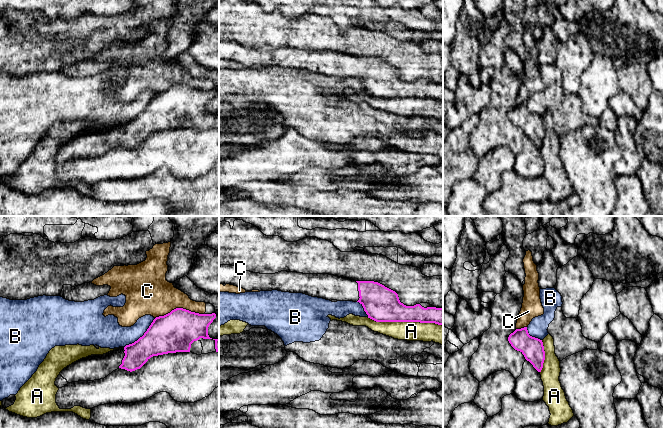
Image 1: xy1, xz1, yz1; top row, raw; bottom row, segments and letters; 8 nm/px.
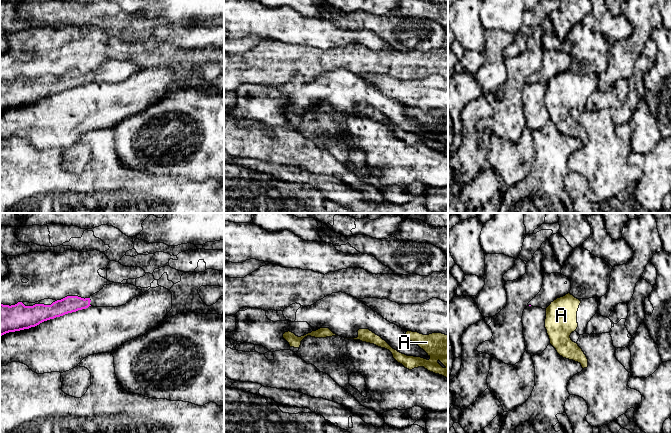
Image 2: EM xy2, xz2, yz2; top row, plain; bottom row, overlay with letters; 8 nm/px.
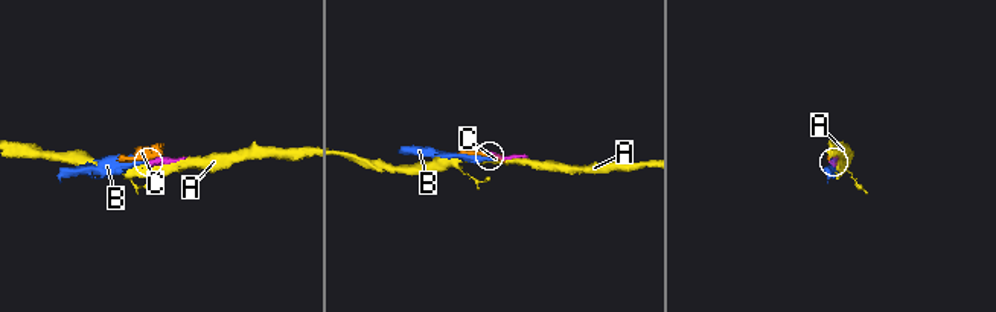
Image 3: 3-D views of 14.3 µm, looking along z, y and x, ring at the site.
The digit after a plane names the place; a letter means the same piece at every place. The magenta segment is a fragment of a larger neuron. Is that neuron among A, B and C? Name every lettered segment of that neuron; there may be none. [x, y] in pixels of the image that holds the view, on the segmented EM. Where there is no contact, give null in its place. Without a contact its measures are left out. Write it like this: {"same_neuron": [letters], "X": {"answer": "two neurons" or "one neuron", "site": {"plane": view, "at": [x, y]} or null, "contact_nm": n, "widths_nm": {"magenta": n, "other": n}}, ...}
{"same_neuron": [], "A": {"answer": "two neurons", "site": {"plane": "xz1", "at": [405, 321]}, "contact_nm": 600, "widths_nm": {"magenta": 280, "other": 160}}, "B": {"answer": "two neurons", "site": {"plane": "xy1", "at": [142, 336]}, "contact_nm": 340, "widths_nm": {"magenta": 320, "other": 220}}, "C": {"answer": "two neurons", "site": {"plane": "xy1", "at": [179, 308]}, "contact_nm": 400, "widths_nm": {"magenta": 320, "other": 320}}}

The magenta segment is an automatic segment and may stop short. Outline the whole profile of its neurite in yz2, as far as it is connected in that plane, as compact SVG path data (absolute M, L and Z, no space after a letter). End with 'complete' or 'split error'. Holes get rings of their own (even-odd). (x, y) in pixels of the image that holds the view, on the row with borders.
M544 273L540 292L528 303L529 306L546 309L554 300L570 293L571 280L561 273Z; split error

